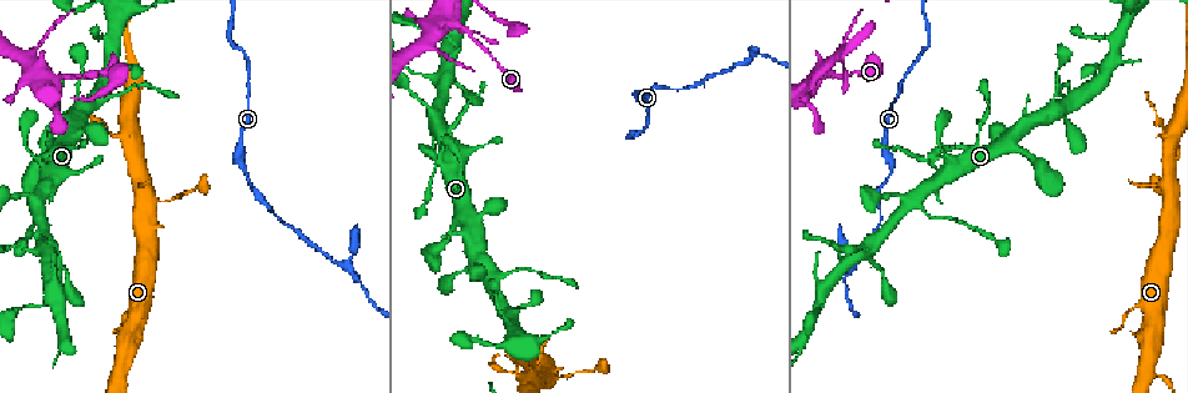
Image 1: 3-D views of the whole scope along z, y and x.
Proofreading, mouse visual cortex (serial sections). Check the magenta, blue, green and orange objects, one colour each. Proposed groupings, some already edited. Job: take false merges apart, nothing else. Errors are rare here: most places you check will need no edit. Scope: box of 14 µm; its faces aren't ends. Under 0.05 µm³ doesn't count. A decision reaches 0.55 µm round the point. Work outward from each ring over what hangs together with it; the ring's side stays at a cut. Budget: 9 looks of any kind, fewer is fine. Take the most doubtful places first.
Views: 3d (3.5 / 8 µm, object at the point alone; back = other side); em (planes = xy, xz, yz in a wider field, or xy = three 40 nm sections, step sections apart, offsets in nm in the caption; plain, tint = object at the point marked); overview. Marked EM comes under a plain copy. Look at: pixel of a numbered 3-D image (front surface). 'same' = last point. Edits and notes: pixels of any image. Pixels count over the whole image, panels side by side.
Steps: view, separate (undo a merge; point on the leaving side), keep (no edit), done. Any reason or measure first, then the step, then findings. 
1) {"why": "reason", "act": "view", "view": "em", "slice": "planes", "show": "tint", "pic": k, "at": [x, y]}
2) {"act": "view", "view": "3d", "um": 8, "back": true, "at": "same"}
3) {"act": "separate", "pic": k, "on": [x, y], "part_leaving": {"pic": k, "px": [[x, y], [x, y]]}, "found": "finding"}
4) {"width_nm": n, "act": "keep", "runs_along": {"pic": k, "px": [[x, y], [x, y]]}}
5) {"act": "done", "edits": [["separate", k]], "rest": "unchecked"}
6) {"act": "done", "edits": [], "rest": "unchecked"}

{"why": "small branch off a trunk", "act": "view", "view": "3d", "um": 3.5, "pic": 1, "at": [869, 258]}

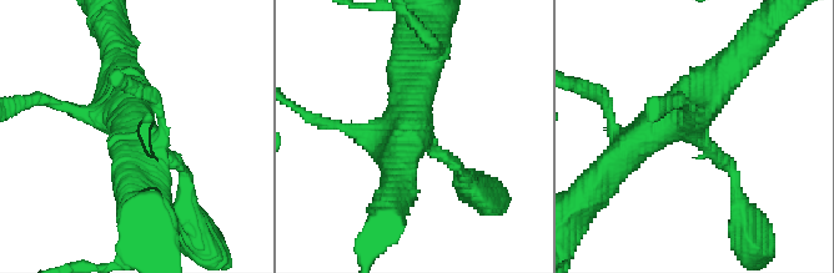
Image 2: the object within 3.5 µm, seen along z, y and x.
{"arms": 4, "arm_widths_nm": [150, 200, 400, 450], "why": "shape alone is not enough", "act": "view", "view": "em", "slice": "xy", "step": 3, "show": "tint", "pic": 2, "at": [695, 131]}

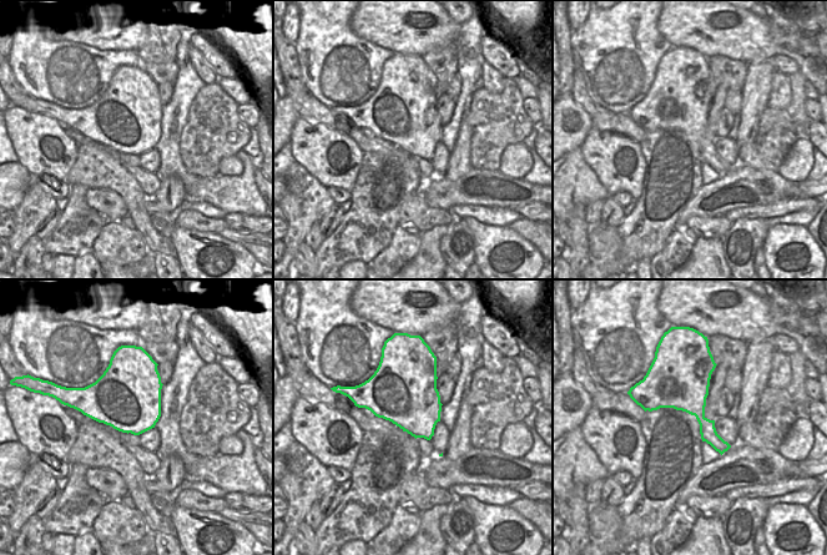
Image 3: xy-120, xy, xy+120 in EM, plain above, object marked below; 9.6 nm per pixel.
{"act": "keep", "runs_along": {"pic": 2, "px": [[742, 51], [621, 158]]}, "found": "continuous, no second cell"}

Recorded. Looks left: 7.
{"why": "abrupt turn", "act": "view", "view": "3d", "um": 3.5, "pic": 1, "at": [444, 138]}

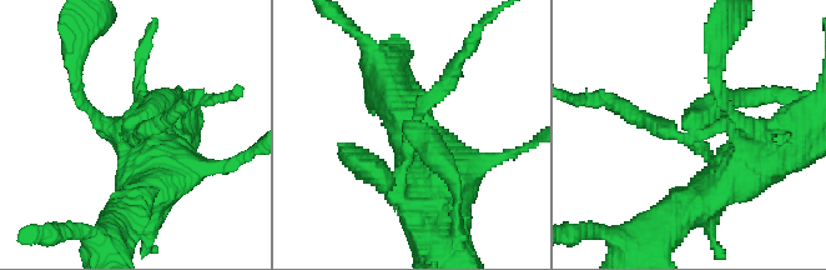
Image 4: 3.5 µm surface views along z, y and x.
{"arm_widths_nm": [200, 300], "why": "shape alone is not enough", "act": "view", "view": "em", "slice": "xy", "step": 2, "show": "tint", "pic": 4, "at": [410, 125]}

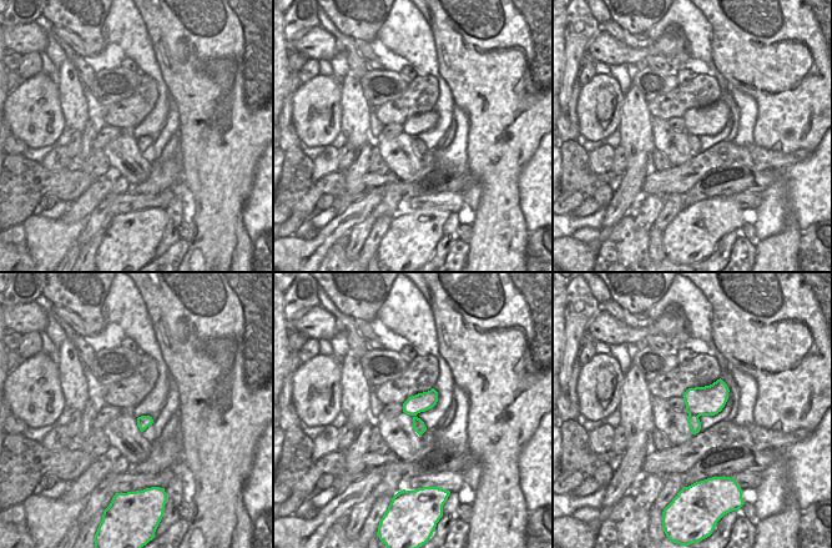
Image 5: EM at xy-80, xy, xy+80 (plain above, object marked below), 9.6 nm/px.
{"act": "keep", "runs_along": {"pic": 4, "px": [[740, 100], [689, 135], [625, 108]]}, "found": "all the same cell"}

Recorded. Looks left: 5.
{"why": "sharp bend", "act": "view", "view": "3d", "um": 3.5, "back": true, "pic": 1, "at": [745, 62]}

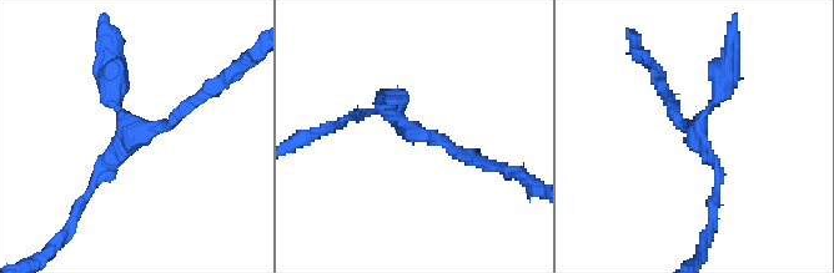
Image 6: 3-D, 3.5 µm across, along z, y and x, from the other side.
{"arms": 3, "arm_widths_nm": [150, 150, 250], "act": "view", "view": "em", "slice": "xy", "step": 1, "show": "tint", "pic": 6, "at": [418, 134]}

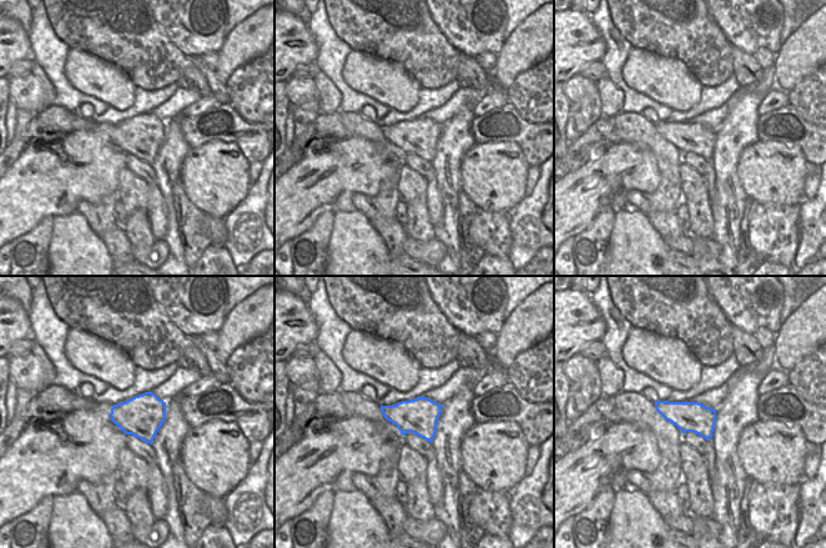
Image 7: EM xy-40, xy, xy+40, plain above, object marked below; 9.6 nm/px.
{"act": "keep", "runs_along": {"pic": 6, "px": [[482, 163], [417, 135], [390, 100]]}, "found": "continuous, no second cell"}

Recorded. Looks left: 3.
{"why": "three arms meet", "act": "view", "view": "em", "slice": "xy", "step": 3, "show": "tint", "pic": 1, "at": [120, 138]}

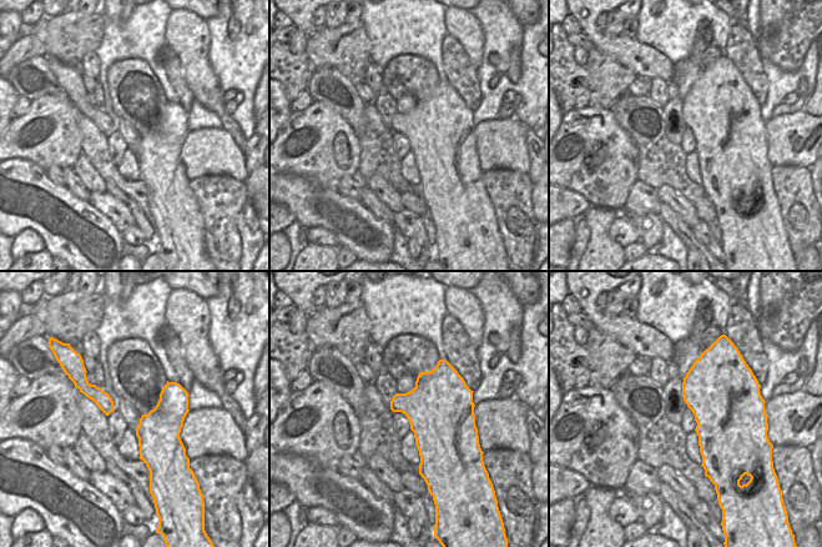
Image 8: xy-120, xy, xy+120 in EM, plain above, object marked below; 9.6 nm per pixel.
{"why": "see where the arms go", "act": "view", "view": "3d", "um": 3.5, "at": "same"}

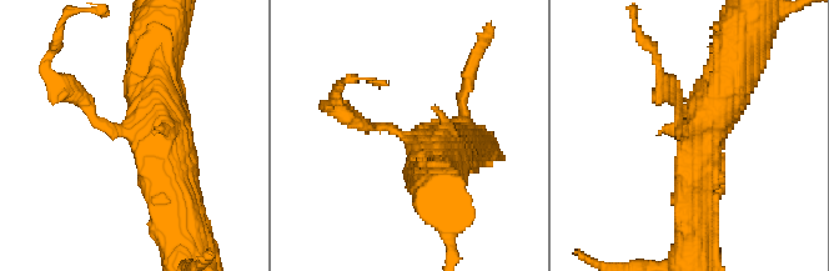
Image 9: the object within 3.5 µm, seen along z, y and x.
{"arms": 3, "act": "keep", "runs_along": {"pic": 9, "px": [[694, 210], [701, 125], [739, 56]]}, "found": "all the same cell"}

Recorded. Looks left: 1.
{"act": "done", "edits": [], "rest": "unchecked"}

